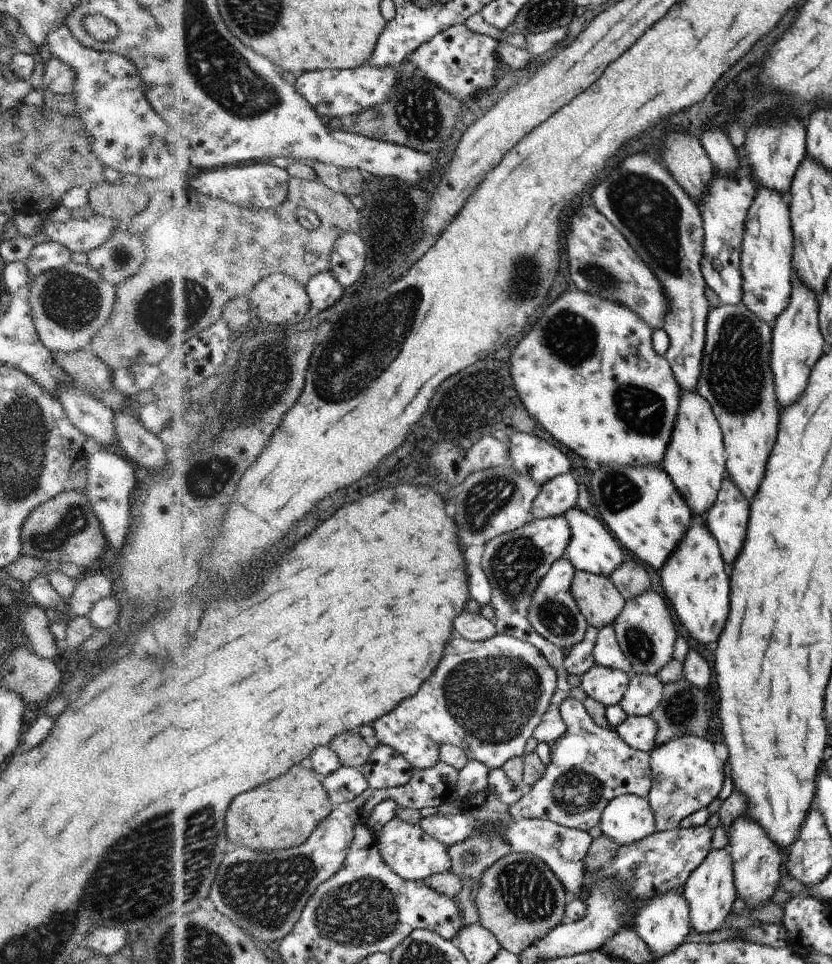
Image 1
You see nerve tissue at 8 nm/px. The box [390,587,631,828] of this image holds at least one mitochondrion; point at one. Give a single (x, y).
(492, 698)

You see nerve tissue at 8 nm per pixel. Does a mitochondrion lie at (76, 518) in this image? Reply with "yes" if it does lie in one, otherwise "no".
yes

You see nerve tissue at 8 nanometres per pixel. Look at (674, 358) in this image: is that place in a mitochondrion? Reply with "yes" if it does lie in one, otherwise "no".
no

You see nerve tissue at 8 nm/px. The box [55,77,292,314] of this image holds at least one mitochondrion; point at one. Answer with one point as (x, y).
(119, 257)

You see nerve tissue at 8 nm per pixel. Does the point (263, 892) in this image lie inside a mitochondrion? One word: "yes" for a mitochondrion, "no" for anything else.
yes

